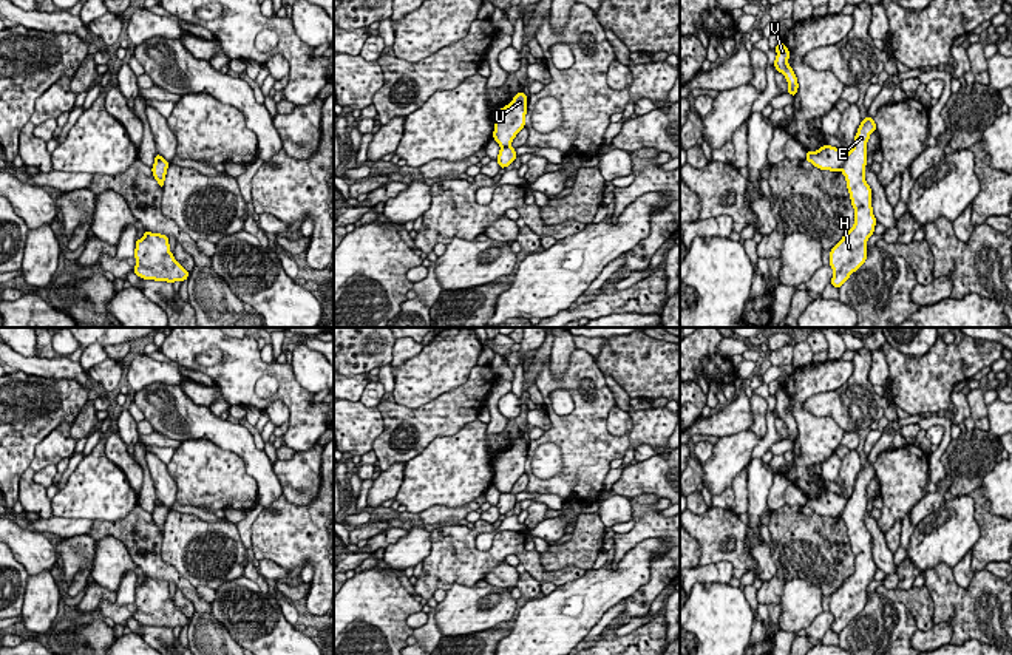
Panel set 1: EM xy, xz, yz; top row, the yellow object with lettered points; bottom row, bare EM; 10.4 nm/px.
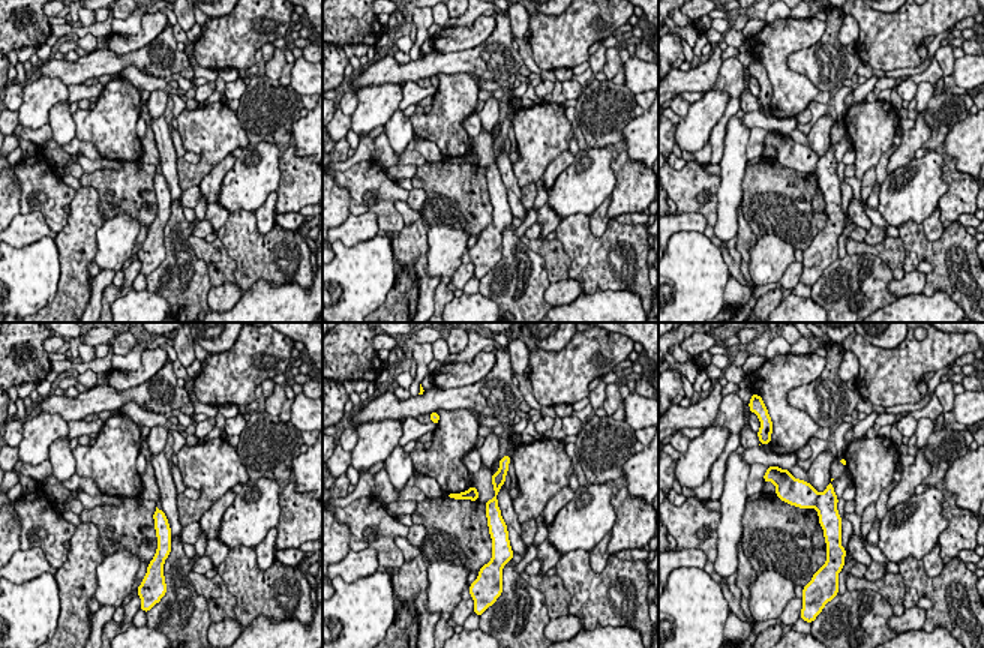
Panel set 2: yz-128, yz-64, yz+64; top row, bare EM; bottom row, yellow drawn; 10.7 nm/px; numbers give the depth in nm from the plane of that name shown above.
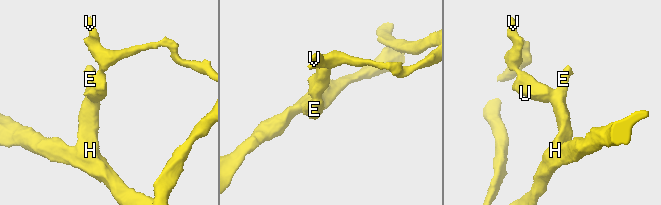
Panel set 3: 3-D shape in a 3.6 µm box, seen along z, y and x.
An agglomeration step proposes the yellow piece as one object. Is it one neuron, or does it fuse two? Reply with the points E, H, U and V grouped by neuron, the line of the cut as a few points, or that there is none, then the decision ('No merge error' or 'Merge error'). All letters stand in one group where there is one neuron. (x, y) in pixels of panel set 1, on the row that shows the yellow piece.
Groups: E H / U V. Split along yz (847, 155), (841, 169). Merge error

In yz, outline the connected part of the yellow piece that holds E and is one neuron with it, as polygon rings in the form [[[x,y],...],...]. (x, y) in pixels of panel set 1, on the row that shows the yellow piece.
[[[867,116],[857,128],[853,148],[842,167],[854,209],[854,226],[830,252],[830,266],[834,272],[830,284],[837,289],[865,263],[867,239],[874,233],[876,216],[871,207],[871,188],[865,181],[867,142],[873,131],[876,131],[876,124]]]

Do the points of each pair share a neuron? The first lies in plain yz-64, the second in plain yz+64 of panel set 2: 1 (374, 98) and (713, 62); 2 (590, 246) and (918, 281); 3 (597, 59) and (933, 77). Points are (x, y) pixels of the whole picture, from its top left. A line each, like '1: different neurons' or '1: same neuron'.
1: different neurons
2: different neurons
3: same neuron

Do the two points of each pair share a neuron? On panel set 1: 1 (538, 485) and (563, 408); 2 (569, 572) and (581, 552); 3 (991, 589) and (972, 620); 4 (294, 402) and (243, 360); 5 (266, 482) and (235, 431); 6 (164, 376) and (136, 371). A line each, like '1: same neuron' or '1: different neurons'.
1: different neurons
2: different neurons
3: same neuron
4: same neuron
5: same neuron
6: same neuron

